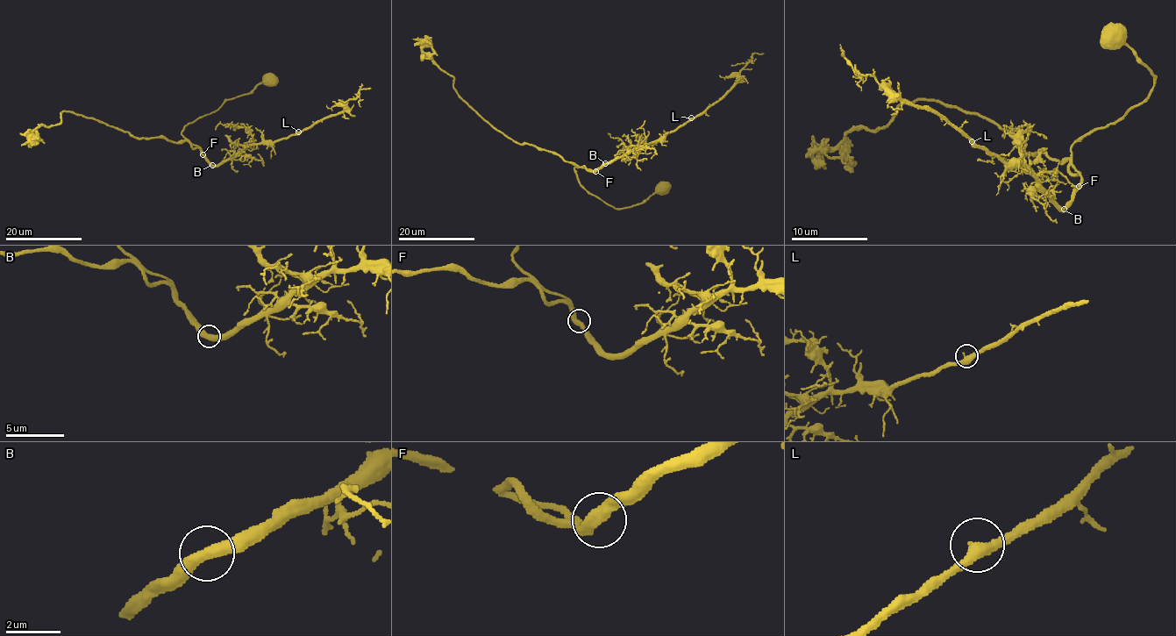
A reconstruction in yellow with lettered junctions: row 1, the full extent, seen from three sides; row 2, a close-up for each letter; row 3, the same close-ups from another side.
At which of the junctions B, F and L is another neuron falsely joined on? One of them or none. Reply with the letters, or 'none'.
none

